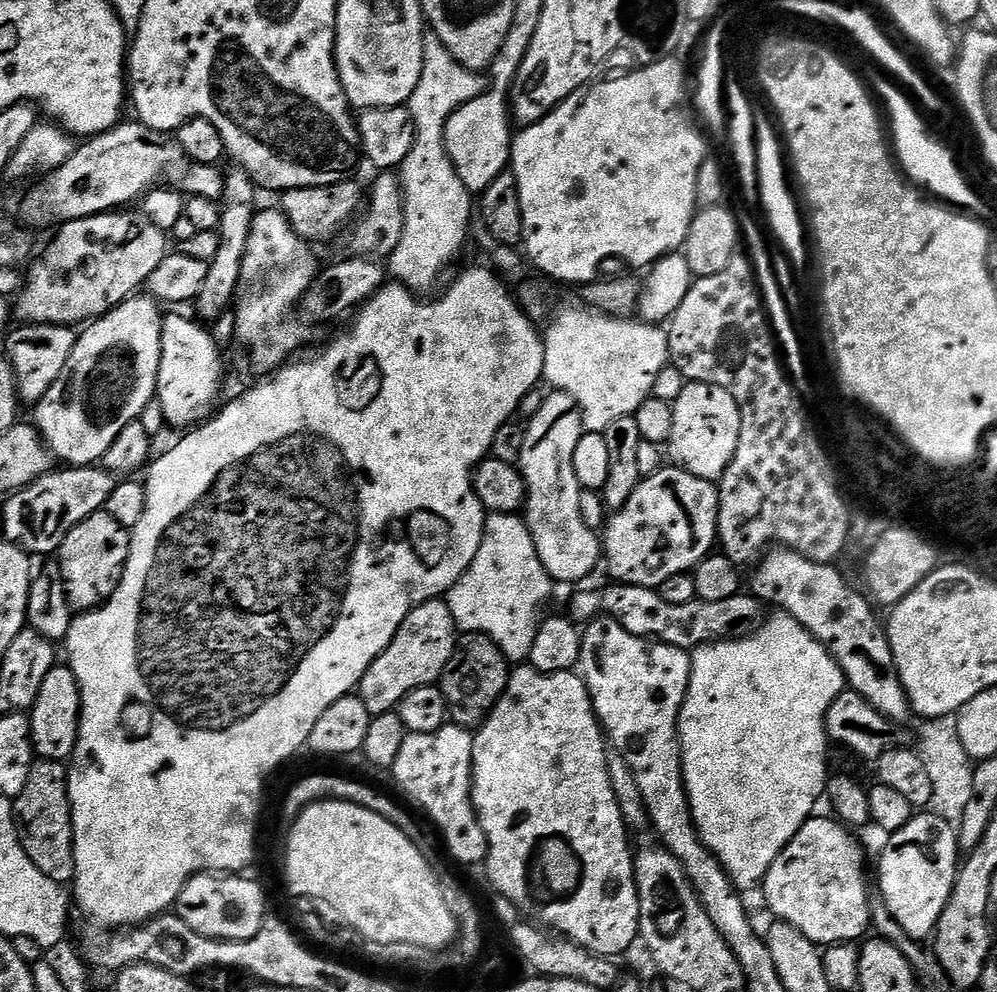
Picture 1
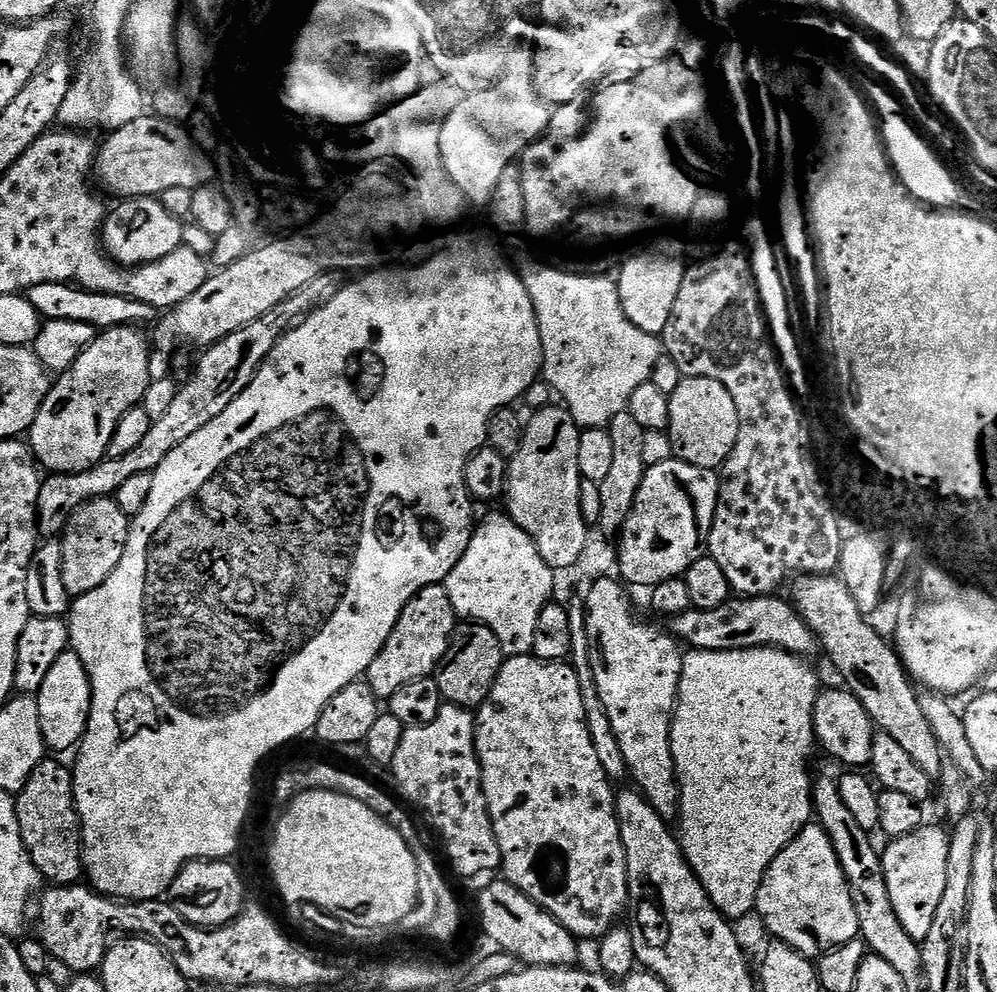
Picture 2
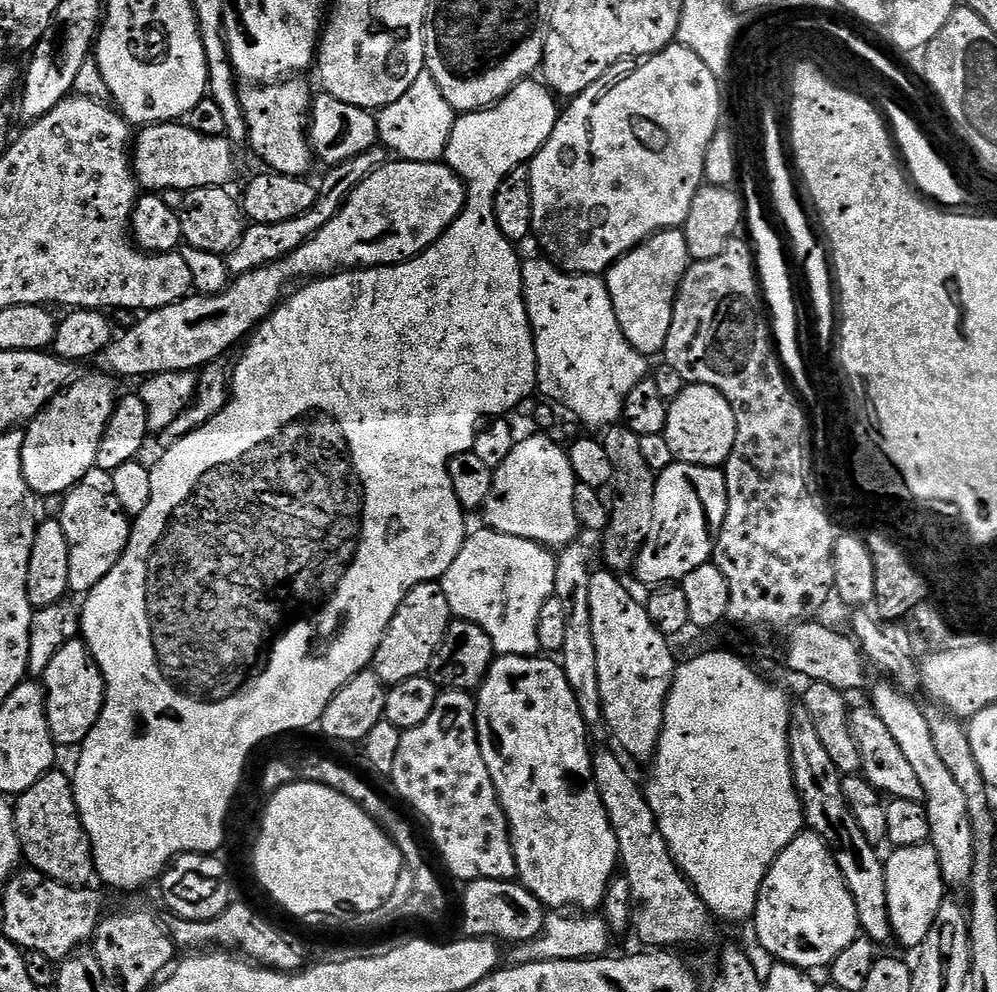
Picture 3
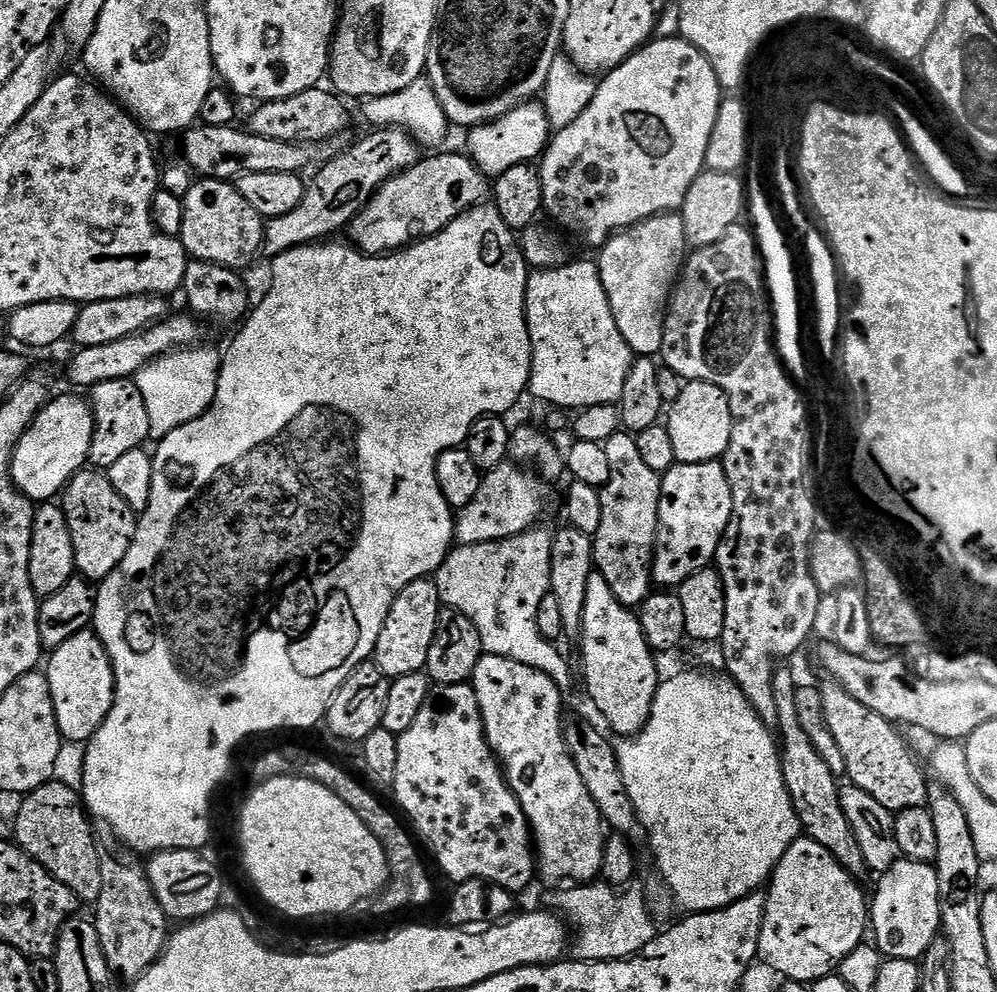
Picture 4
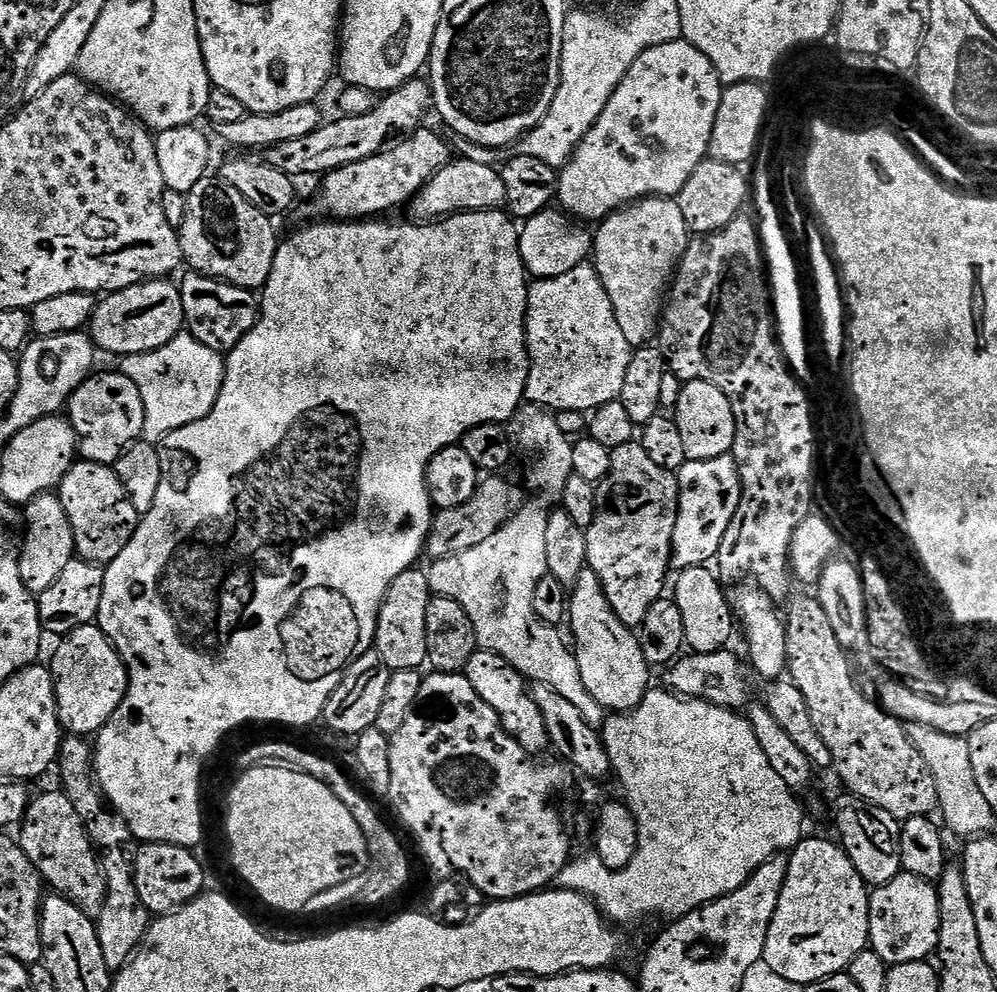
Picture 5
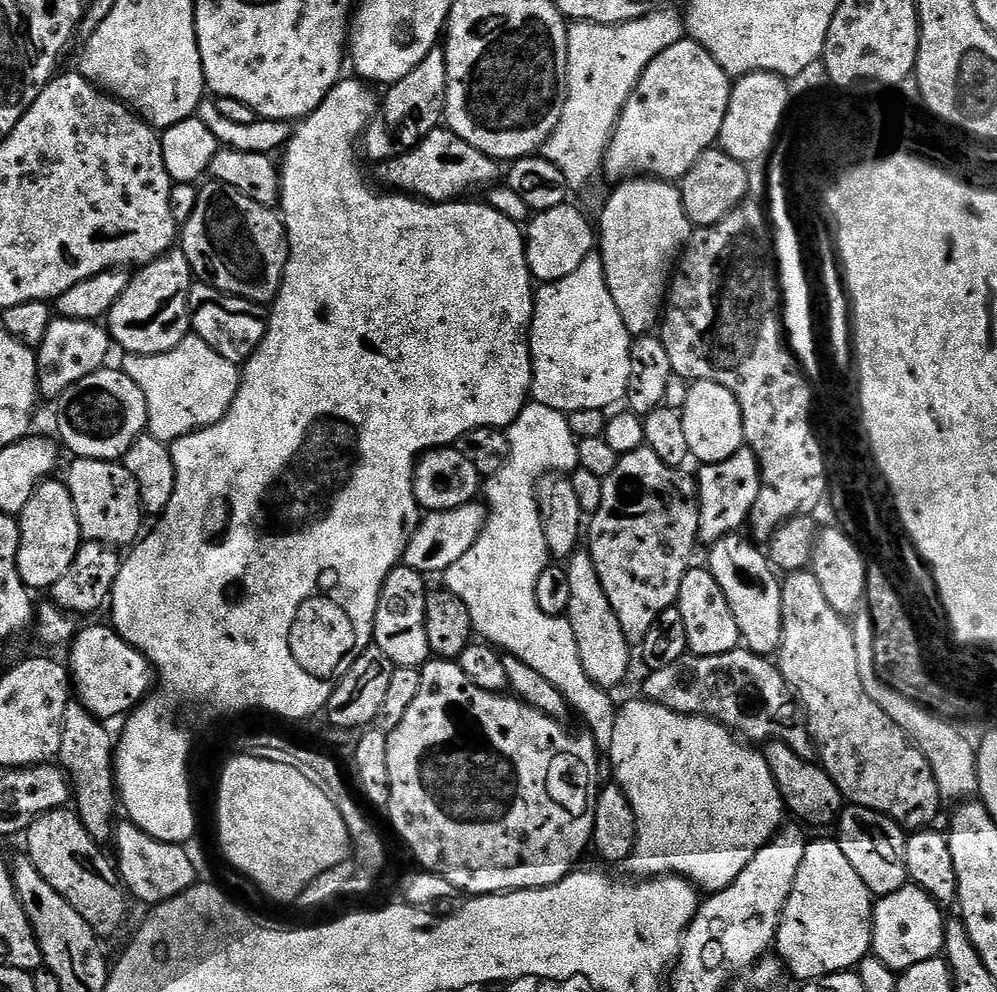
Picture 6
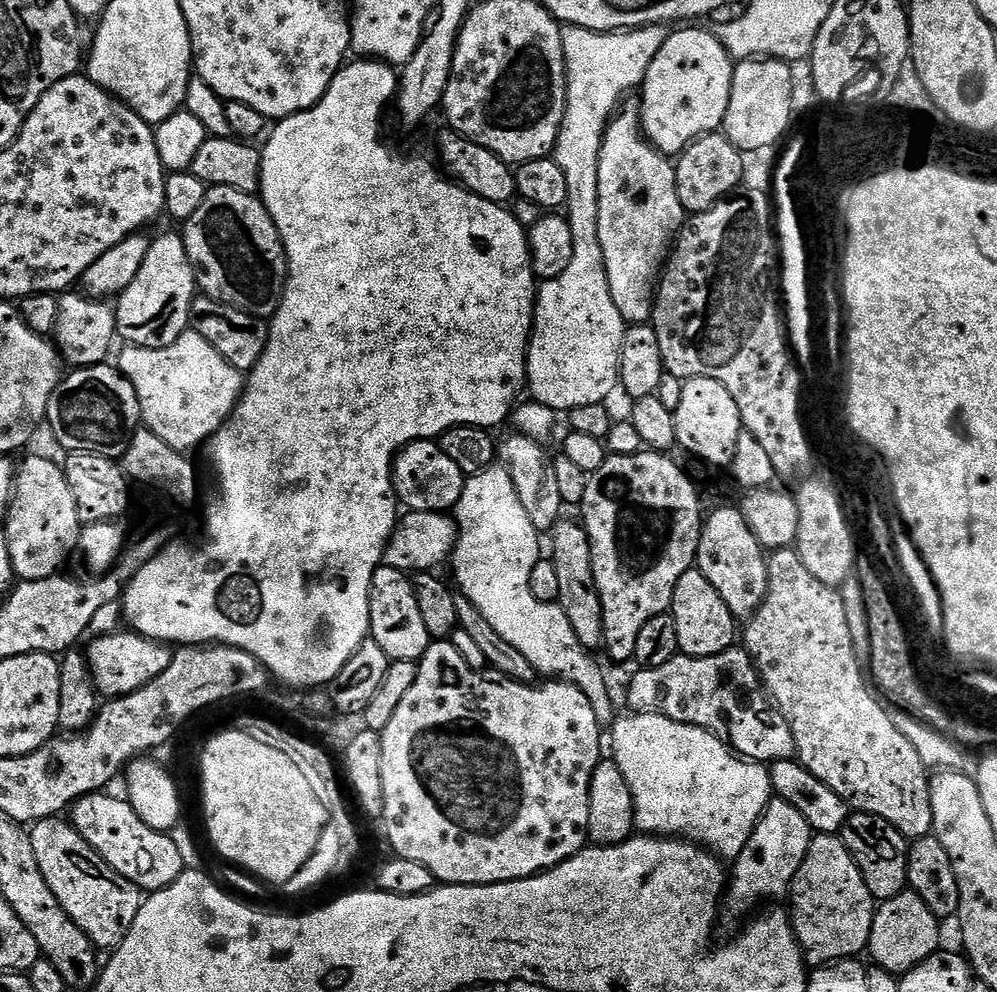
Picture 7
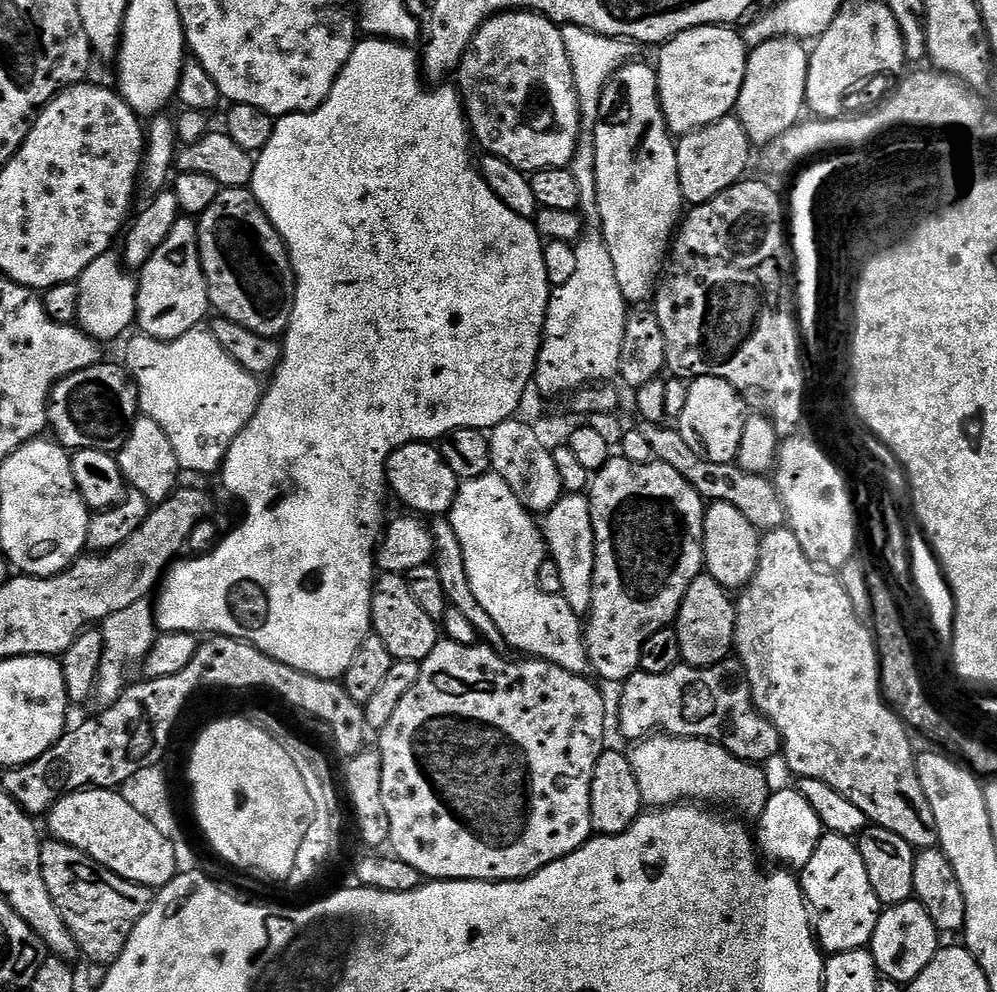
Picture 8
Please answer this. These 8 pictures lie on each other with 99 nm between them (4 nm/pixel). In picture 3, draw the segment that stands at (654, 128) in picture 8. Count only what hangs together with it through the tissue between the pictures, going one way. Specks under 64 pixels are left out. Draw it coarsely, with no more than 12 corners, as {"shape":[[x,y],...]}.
{"shape":[[669,228],[606,273],[630,346],[663,353],[690,257]]}

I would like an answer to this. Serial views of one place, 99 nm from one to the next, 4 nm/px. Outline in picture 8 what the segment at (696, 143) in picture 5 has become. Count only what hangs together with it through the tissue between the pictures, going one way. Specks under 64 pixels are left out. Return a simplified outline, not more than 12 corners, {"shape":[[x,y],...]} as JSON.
{"shape":[[735,27],[686,30],[659,49],[673,137],[737,111],[749,45]]}

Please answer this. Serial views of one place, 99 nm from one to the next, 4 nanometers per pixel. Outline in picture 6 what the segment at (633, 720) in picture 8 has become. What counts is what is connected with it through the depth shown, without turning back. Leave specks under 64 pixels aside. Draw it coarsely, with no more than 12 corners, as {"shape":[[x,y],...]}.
{"shape":[[743,646],[649,671],[643,695],[817,759],[779,667]]}

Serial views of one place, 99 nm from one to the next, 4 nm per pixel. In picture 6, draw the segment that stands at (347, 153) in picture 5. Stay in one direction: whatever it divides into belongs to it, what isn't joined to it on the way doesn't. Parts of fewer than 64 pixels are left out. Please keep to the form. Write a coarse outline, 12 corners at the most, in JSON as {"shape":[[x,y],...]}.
{"shape":[[437,46],[391,85],[362,137],[383,162],[441,127],[446,58]]}

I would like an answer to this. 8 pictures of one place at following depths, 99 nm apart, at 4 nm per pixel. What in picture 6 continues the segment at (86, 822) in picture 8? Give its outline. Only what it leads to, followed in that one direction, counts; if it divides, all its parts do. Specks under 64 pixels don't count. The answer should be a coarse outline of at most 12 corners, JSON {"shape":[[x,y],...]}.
{"shape":[[114,828],[125,889],[147,906],[197,883],[184,846]]}

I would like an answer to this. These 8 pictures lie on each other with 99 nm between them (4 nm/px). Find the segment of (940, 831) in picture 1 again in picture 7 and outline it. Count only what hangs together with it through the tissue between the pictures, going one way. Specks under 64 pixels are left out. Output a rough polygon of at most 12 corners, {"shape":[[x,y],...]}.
{"shape":[[911,890],[876,909],[867,951],[903,974],[941,947],[941,921]]}

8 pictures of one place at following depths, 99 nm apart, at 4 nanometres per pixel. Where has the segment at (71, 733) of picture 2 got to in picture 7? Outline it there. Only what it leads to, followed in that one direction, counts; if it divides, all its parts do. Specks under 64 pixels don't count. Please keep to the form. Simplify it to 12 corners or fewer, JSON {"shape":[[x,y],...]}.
{"shape":[[118,630],[86,652],[96,687],[129,696],[167,670],[169,645]]}

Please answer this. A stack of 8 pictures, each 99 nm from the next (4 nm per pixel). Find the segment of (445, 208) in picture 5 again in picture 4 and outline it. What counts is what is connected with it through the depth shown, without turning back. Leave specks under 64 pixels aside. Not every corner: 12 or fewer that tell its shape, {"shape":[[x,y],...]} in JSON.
{"shape":[[467,155],[390,178],[346,229],[365,256],[438,234],[489,195]]}

